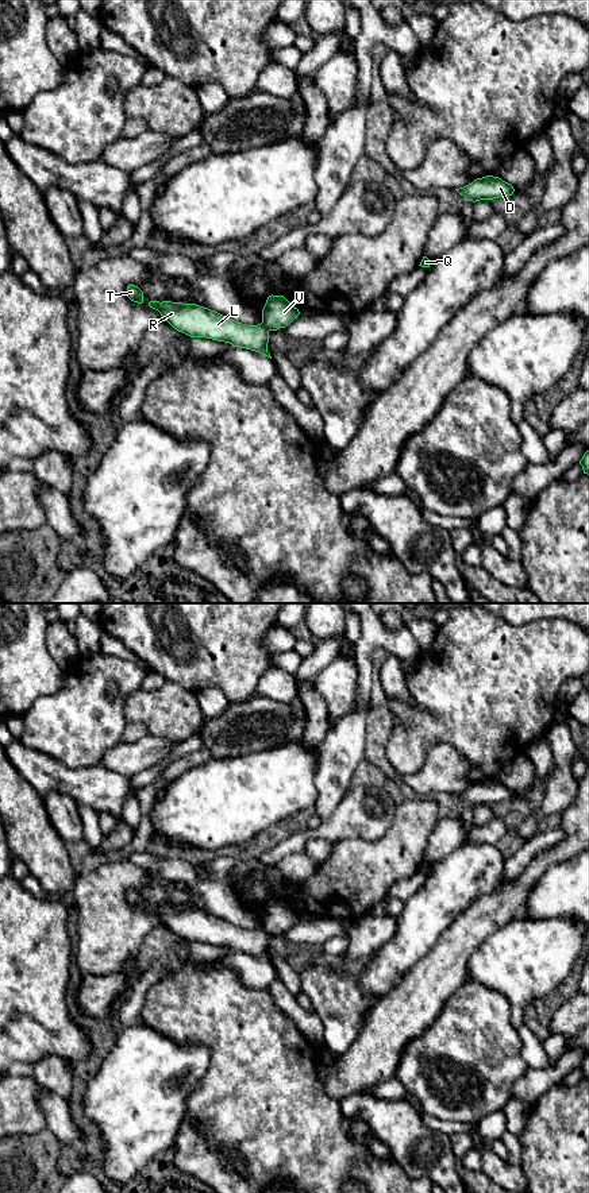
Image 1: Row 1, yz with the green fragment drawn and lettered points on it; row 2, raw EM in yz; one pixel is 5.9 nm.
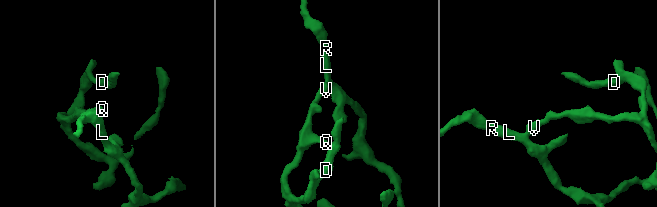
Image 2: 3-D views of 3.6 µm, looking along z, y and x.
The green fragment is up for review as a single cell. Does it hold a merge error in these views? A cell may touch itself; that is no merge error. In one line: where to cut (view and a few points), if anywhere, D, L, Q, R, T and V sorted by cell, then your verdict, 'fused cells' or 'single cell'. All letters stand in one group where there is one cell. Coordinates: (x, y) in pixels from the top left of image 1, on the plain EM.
cut in yz along (261, 927), (269, 934); D Q V / L R T; fused cells

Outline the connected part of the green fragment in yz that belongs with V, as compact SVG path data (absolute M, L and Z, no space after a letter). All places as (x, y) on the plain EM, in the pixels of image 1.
M269 900L262 914L262 928L269 935L277 935L289 930L300 919L284 900Z

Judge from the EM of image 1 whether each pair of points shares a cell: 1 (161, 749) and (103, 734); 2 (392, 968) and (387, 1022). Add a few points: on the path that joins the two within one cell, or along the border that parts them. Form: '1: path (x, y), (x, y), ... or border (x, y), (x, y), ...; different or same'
1: border (120, 741), (110, 748), (99, 763); different
2: border (411, 968), (380, 997); different

